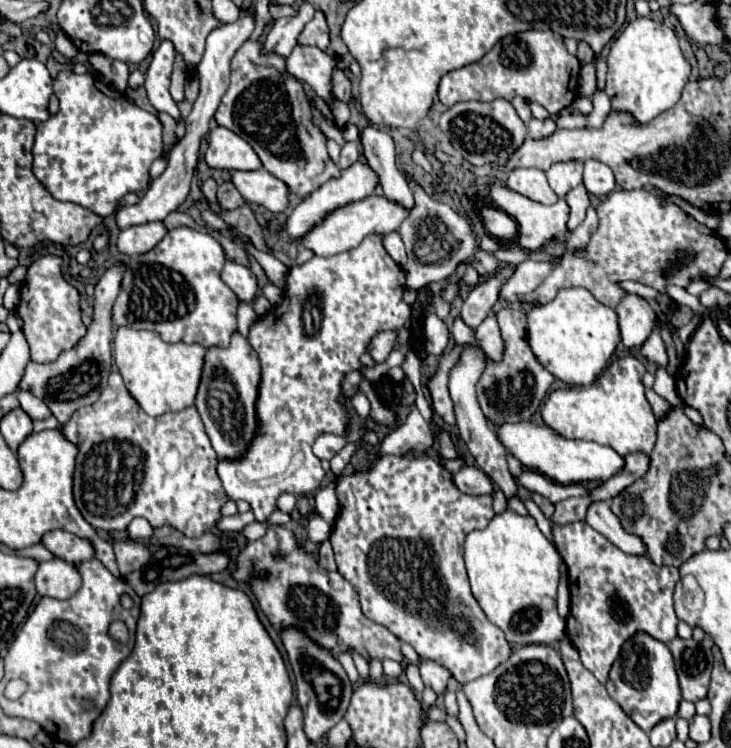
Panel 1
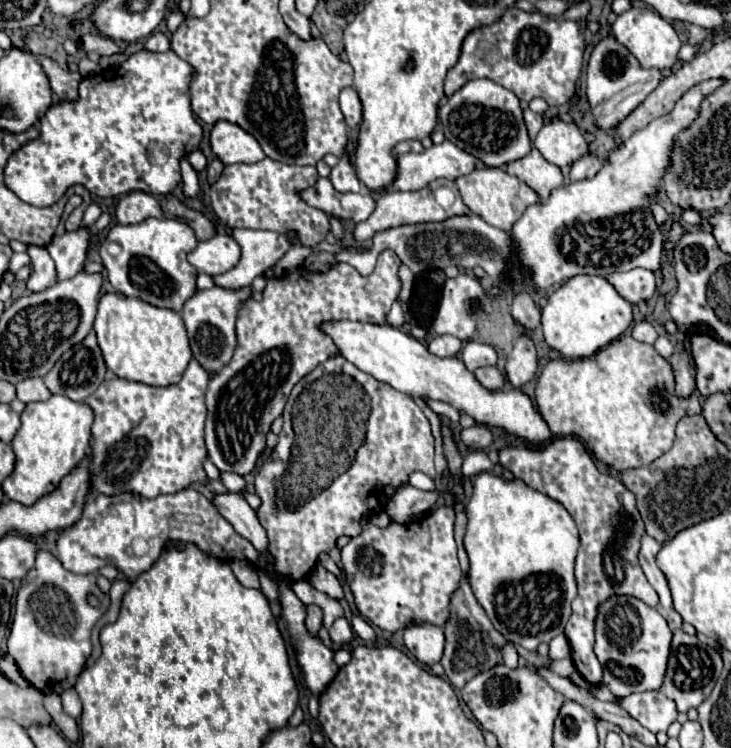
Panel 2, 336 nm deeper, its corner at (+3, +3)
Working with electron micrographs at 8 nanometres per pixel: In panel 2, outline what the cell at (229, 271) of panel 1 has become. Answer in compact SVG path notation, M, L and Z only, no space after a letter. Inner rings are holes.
M216 234L212 240L198 242L196 248L188 254L188 262L196 266L198 272L210 276L224 274L234 268L240 260L240 246L230 234Z

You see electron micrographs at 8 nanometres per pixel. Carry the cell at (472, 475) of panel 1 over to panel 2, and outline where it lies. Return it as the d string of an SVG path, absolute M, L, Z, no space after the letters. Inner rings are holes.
M410 485L402 488L392 500L386 510L390 516L390 522L408 524L412 522L412 516L420 516L428 512L438 498L438 492L425 492Z

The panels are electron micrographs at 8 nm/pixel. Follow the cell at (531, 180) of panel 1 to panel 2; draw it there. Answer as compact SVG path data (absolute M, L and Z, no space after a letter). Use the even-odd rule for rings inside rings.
M532 148L528 156L510 162L508 174L526 182L542 200L546 200L554 188L564 184L560 168L544 160L544 156L536 148Z

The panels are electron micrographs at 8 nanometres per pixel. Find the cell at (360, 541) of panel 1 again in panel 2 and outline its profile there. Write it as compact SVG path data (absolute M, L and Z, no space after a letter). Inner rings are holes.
M440 506L424 516L420 522L410 524L394 524L388 528L376 526L362 526L362 534L350 538L350 542L342 548L342 566L354 594L356 610L368 622L380 626L386 632L402 630L410 622L430 622L436 626L444 626L448 620L448 604L450 594L458 588L462 570L458 564L456 554L456 540L454 540L454 508Z

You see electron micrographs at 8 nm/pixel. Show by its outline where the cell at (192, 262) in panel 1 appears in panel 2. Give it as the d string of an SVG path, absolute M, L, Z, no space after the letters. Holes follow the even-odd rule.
M148 218L140 224L114 224L104 242L100 244L100 258L108 270L108 278L114 286L114 290L122 292L124 296L136 296L148 304L160 306L160 308L170 308L180 312L184 302L196 292L196 268L192 268L192 264L188 264L186 254L198 244L198 240L194 238L192 228L188 228L188 224L180 222L180 220L168 220L168 218Z

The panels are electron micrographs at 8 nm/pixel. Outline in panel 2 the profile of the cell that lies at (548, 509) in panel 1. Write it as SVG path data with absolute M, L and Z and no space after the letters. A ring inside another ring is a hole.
M574 436L552 438L540 448L506 446L500 450L500 464L522 478L530 488L558 500L574 518L580 532L580 550L576 556L578 596L572 602L572 616L566 624L566 636L572 648L572 660L578 672L590 684L602 684L602 666L594 654L594 620L598 606L614 594L628 594L658 606L658 594L648 584L640 564L640 540L646 534L644 520L636 508L636 498L618 480L602 474L590 458L584 444Z

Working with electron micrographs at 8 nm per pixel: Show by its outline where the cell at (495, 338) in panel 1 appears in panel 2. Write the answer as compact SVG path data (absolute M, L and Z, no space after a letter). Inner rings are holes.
M470 340L462 348L462 362L466 364L466 368L470 372L474 372L480 366L496 366L498 354L496 354L496 350L492 346L476 342L476 340Z

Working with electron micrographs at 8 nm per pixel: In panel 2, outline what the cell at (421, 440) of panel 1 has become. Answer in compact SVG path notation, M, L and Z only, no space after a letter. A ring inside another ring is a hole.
M476 424L476 426L472 426L472 428L462 430L460 438L462 438L462 442L464 442L470 450L478 450L478 446L480 446L480 450L484 450L484 448L488 448L488 446L492 444L492 440L494 440L490 428L484 426L484 424L480 424L480 426Z

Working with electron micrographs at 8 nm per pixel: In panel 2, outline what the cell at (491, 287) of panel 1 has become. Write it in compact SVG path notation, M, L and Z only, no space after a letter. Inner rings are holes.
M424 398L424 402L432 408L438 416L444 416L444 418L448 418L448 420L452 420L452 422L458 422L460 419L460 412L452 407L451 405L442 402L442 401L435 401L429 398Z

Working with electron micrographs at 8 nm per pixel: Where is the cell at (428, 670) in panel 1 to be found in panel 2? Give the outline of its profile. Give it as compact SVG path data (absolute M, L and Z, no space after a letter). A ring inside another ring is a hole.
M412 622L404 628L404 644L410 650L410 654L416 656L416 660L430 666L434 662L440 662L442 658L444 632L434 624Z

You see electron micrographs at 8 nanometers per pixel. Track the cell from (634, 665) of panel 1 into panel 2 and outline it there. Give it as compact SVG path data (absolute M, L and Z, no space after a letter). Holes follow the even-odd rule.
M610 596L600 604L594 626L594 652L604 668L602 684L606 684L612 694L628 696L632 692L658 690L662 686L672 632L656 608L634 596Z

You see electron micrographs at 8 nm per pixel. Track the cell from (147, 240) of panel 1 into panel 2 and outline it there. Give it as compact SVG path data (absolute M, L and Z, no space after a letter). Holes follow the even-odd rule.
M130 192L118 200L114 214L120 224L138 224L150 216L162 218L162 208L152 194Z

